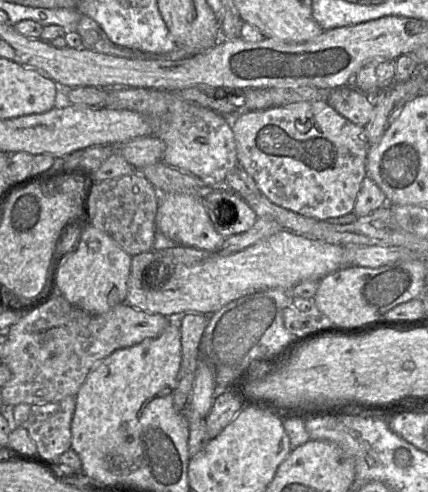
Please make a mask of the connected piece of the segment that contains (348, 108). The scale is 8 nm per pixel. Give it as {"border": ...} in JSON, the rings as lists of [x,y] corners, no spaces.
{"border":[[[354,85],[330,91],[327,102],[346,119],[362,127],[369,123],[374,110],[374,99]]]}

